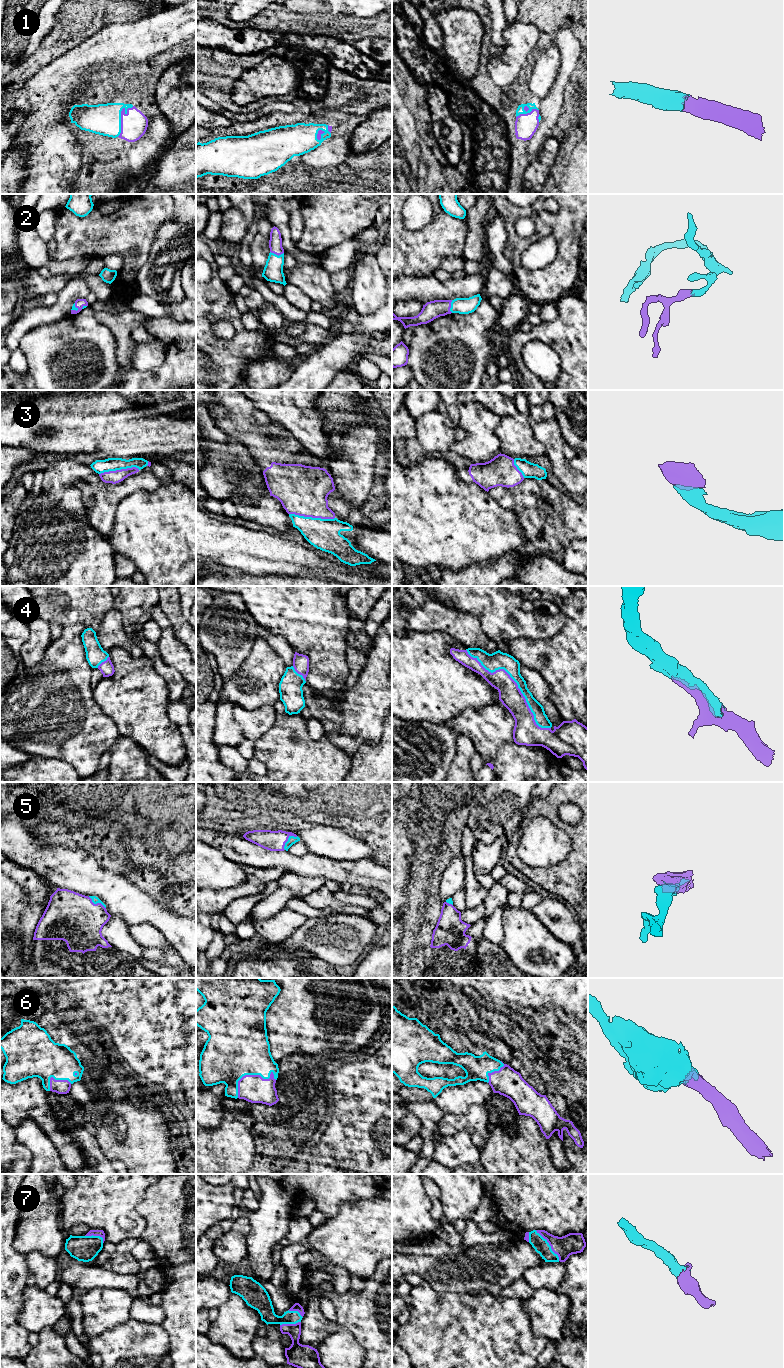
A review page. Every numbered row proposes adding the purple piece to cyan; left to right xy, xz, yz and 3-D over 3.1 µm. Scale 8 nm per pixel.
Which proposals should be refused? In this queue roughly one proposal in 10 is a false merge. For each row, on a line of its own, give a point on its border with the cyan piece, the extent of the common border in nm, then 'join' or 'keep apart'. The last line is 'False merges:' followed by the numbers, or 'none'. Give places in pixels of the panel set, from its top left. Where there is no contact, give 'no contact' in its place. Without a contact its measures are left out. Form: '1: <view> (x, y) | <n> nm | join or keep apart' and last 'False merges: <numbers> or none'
1: xy (120, 117) | 280 nm | join
2: xz (277, 255) | 110 nm | join
3: xz (311, 517) | 380 nm | join
4: yz (517, 684) | 950 nm | join
5: xz (288, 839) | 160 nm | join
6: xz (248, 1074) | 360 nm | join
7: yz (549, 1245) | 320 nm | join
False merges: none

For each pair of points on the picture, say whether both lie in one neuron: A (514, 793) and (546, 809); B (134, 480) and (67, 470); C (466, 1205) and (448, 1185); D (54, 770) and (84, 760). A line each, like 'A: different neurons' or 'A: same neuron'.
A: different neurons
B: same neuron
C: same neuron
D: different neurons

